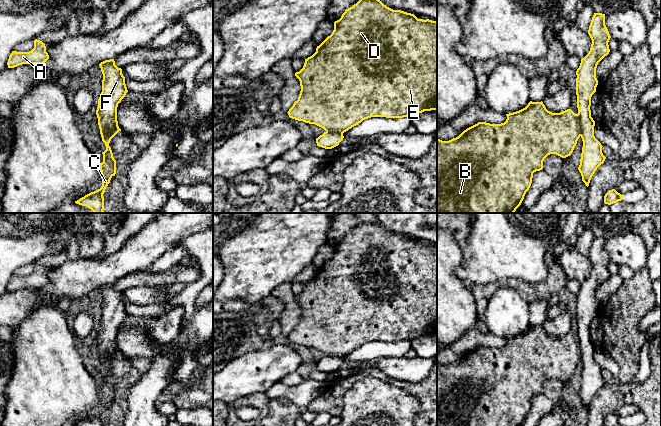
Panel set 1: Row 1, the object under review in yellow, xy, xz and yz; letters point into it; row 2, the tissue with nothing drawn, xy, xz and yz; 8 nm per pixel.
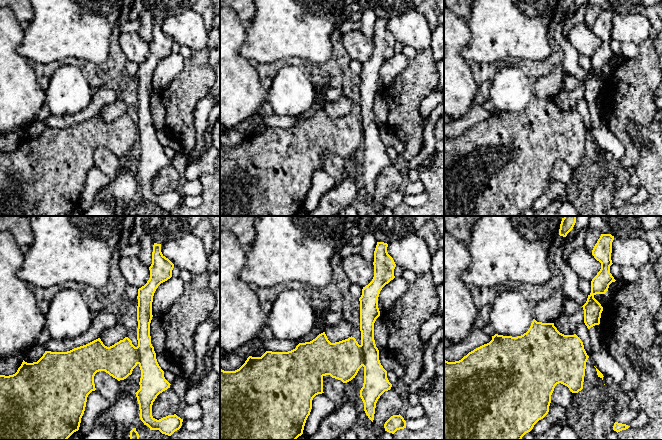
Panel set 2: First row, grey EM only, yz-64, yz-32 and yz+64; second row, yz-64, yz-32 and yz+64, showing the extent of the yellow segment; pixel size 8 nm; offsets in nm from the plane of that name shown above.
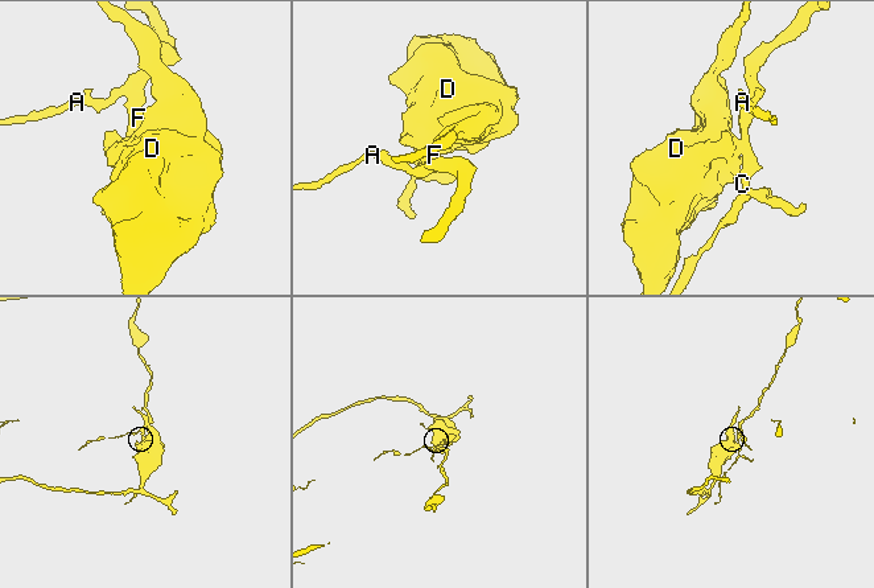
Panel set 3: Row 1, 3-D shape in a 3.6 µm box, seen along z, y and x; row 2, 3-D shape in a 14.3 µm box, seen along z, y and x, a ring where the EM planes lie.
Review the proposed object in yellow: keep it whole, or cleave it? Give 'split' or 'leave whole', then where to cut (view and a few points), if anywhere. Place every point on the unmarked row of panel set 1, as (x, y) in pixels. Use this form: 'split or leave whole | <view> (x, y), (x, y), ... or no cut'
split | yz (576, 338), (580, 349), (580, 359)

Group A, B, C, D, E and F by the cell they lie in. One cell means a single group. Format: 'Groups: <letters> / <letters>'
Groups: A C F / B D E

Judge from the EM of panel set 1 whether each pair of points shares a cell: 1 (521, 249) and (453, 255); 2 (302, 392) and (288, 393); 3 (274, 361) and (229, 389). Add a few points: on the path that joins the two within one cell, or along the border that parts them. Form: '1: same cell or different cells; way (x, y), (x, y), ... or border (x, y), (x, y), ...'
1: different cells; border (462, 249), (462, 261), (455, 270), (458, 277)
2: same cell; way (299, 393), (291, 393)
3: same cell; way (263, 368), (258, 372), (253, 372), (240, 378)

